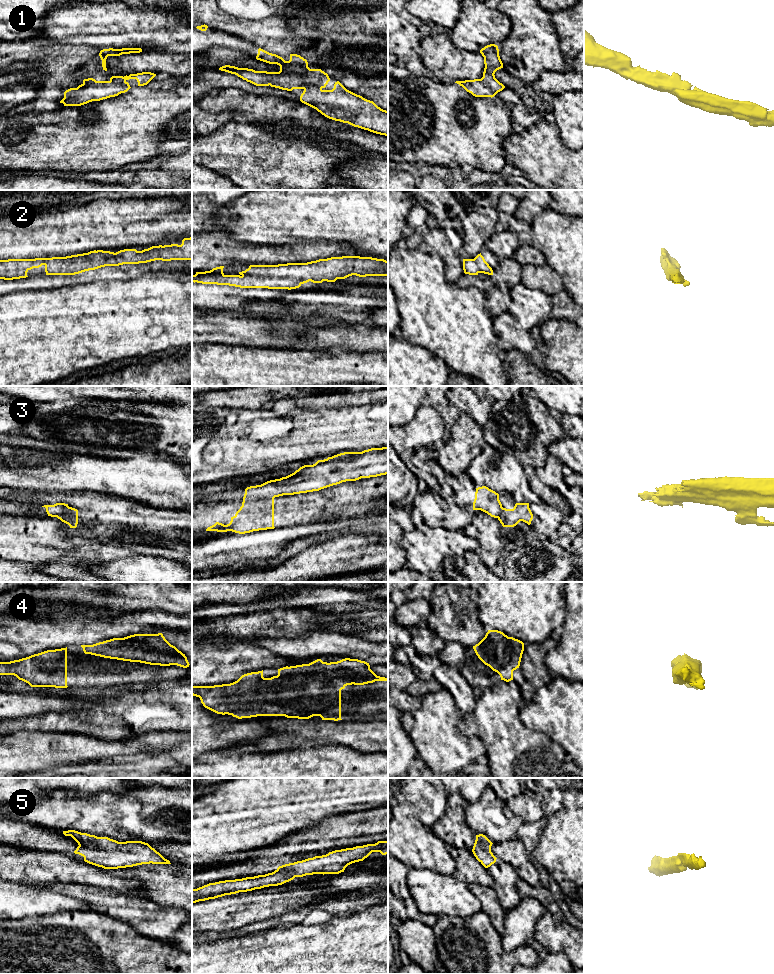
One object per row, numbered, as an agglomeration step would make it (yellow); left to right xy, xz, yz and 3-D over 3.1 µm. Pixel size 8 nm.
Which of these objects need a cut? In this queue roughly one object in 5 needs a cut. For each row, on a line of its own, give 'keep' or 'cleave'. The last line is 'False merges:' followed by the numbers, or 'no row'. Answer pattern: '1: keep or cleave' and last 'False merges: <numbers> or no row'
1: keep
2: keep
3: cleave
4: keep
5: keep
False merges: 3

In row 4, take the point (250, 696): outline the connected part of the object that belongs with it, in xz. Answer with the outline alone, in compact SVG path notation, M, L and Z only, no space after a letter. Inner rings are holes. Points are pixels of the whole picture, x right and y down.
M345 658L337 662L317 659L309 664L286 666L278 669L278 675L263 677L263 670L242 675L230 684L192 686L192 695L199 697L203 706L217 714L228 714L238 719L257 716L285 716L309 719L320 716L322 720L341 719L341 690L347 685L364 685L375 681L387 681L377 676L369 663Z

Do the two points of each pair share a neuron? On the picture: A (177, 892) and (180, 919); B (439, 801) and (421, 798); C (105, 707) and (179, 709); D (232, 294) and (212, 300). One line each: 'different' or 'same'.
A: different
B: same
C: same
D: same

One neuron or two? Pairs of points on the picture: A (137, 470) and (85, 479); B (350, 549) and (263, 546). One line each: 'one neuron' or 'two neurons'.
A: one neuron
B: two neurons

